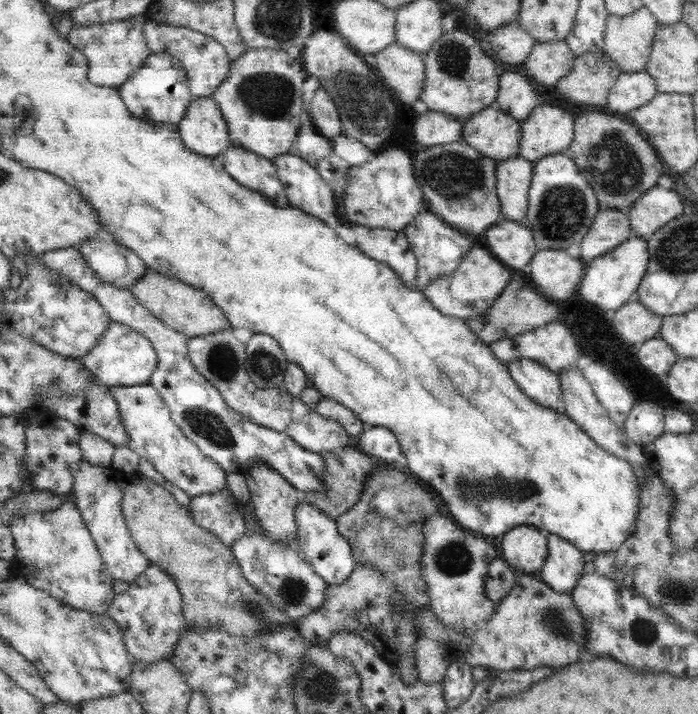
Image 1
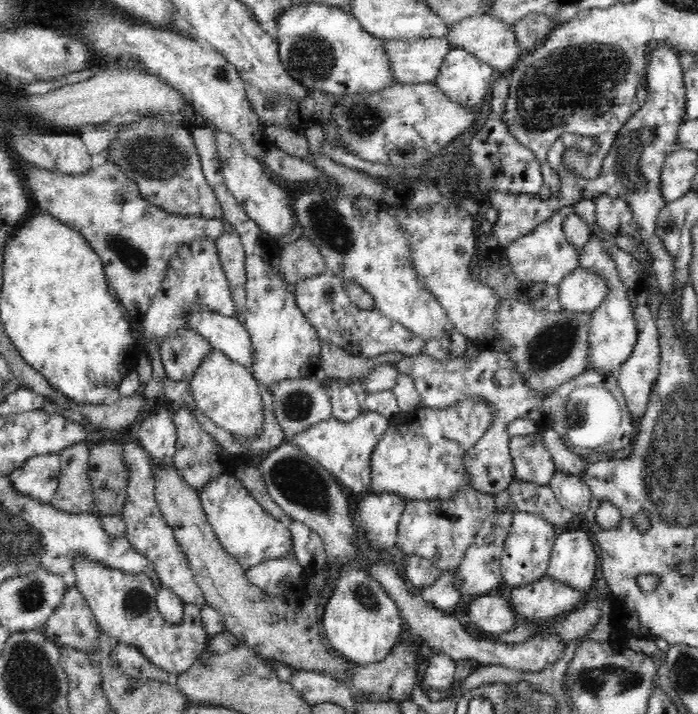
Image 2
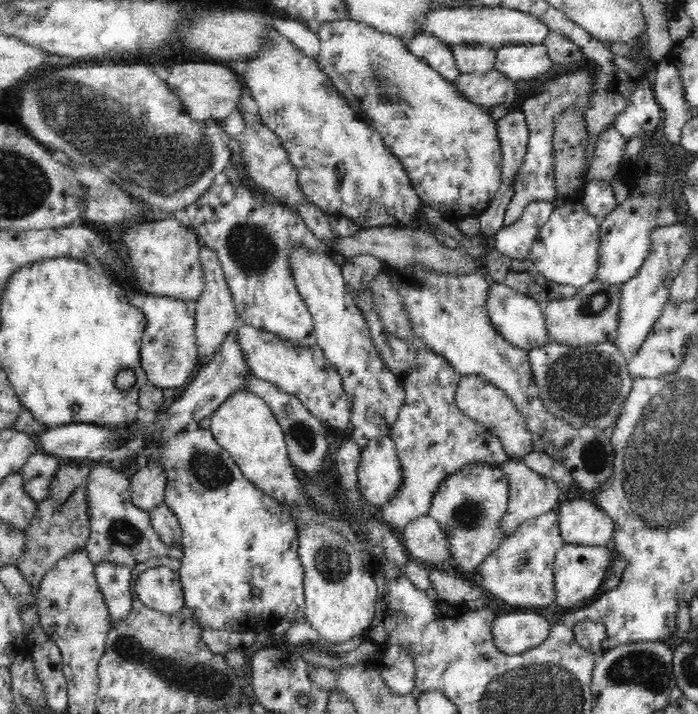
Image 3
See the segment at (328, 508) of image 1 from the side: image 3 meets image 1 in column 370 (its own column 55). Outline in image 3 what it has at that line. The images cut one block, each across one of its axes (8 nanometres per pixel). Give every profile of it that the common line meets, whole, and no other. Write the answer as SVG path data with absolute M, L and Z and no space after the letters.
M38 452L28 458L20 473L24 475L26 490L36 501L40 502L50 496L50 486L60 466L54 455Z

